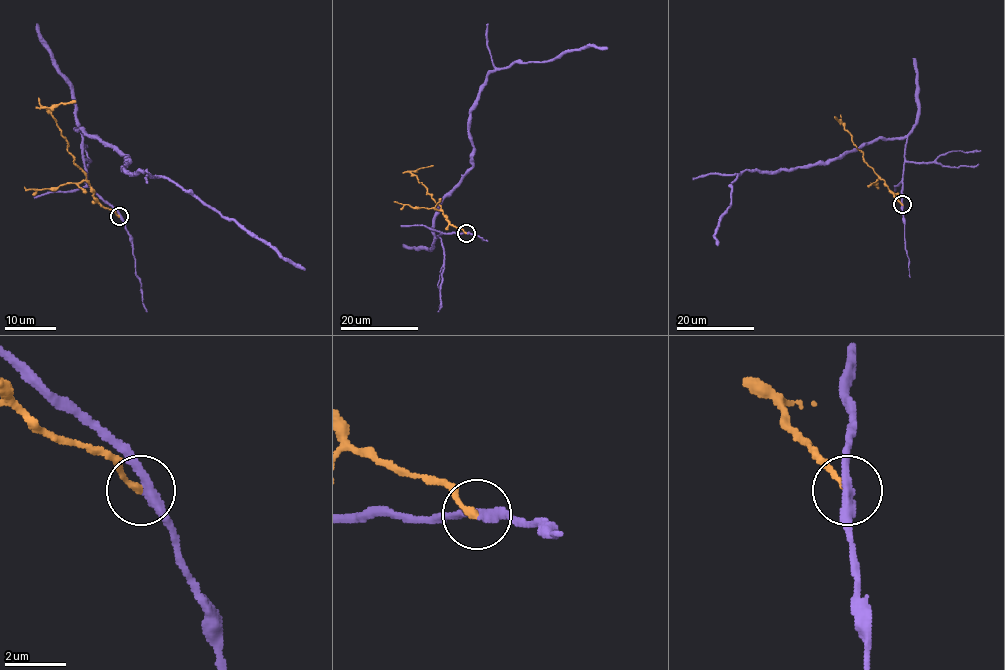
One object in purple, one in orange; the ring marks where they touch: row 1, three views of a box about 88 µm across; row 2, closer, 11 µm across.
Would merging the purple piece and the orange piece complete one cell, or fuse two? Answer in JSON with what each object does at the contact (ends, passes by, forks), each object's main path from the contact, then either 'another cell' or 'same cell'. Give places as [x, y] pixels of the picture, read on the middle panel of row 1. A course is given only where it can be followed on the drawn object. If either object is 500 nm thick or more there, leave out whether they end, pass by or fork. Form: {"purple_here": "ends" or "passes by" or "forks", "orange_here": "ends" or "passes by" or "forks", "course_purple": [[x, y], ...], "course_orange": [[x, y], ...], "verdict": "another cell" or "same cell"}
{"purple_here": "passes by", "orange_here": "ends", "course_purple": [[466, 233], [437, 237], [434, 215], [472, 166], [470, 109], [485, 77], [515, 63], [607, 49]], "course_orange": [[466, 233], [447, 219], [440, 206], [411, 172], [433, 165]], "verdict": "another cell"}

